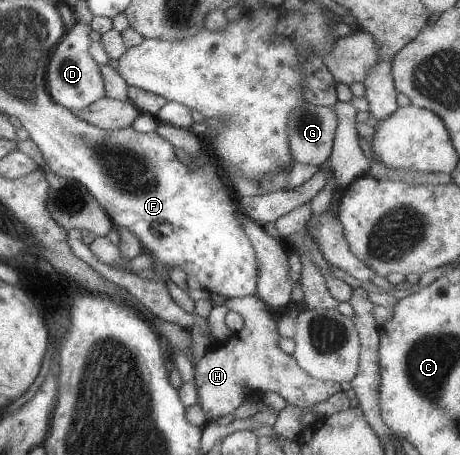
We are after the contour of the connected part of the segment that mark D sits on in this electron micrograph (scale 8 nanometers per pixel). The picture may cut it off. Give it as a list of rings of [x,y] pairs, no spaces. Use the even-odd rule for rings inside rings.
[[[77,22],[71,30],[67,31],[61,40],[53,47],[46,68],[46,87],[51,99],[58,105],[64,106],[71,112],[79,112],[99,99],[106,97],[104,78],[99,66],[89,54],[91,41],[90,25]]]

